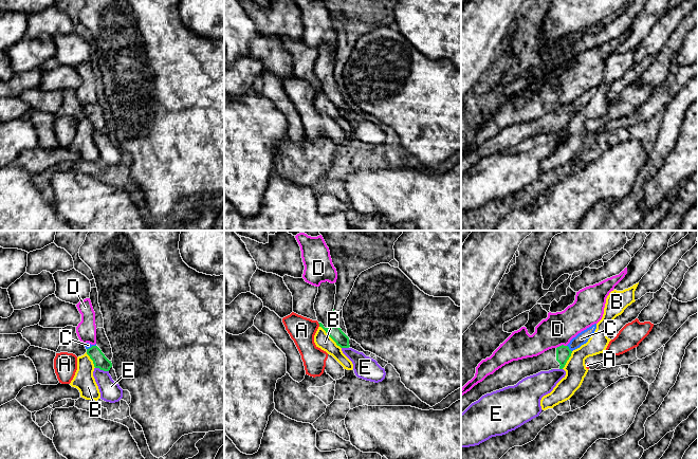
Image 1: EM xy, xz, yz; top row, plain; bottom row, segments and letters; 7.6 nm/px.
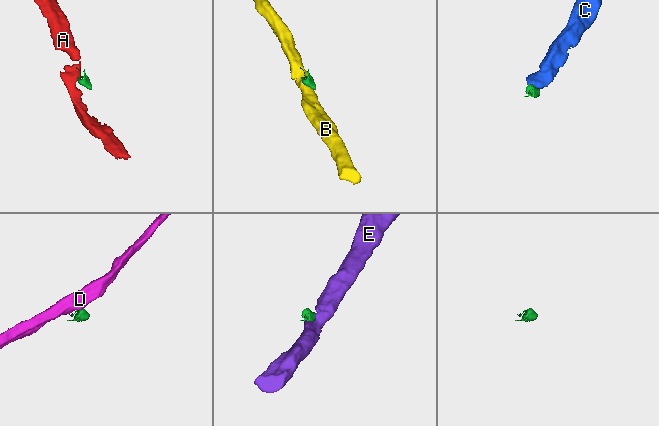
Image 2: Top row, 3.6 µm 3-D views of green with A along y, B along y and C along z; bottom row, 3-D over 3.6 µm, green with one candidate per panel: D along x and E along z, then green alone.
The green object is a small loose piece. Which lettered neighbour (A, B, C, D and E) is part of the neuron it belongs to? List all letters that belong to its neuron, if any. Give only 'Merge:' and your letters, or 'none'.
Merge: C

